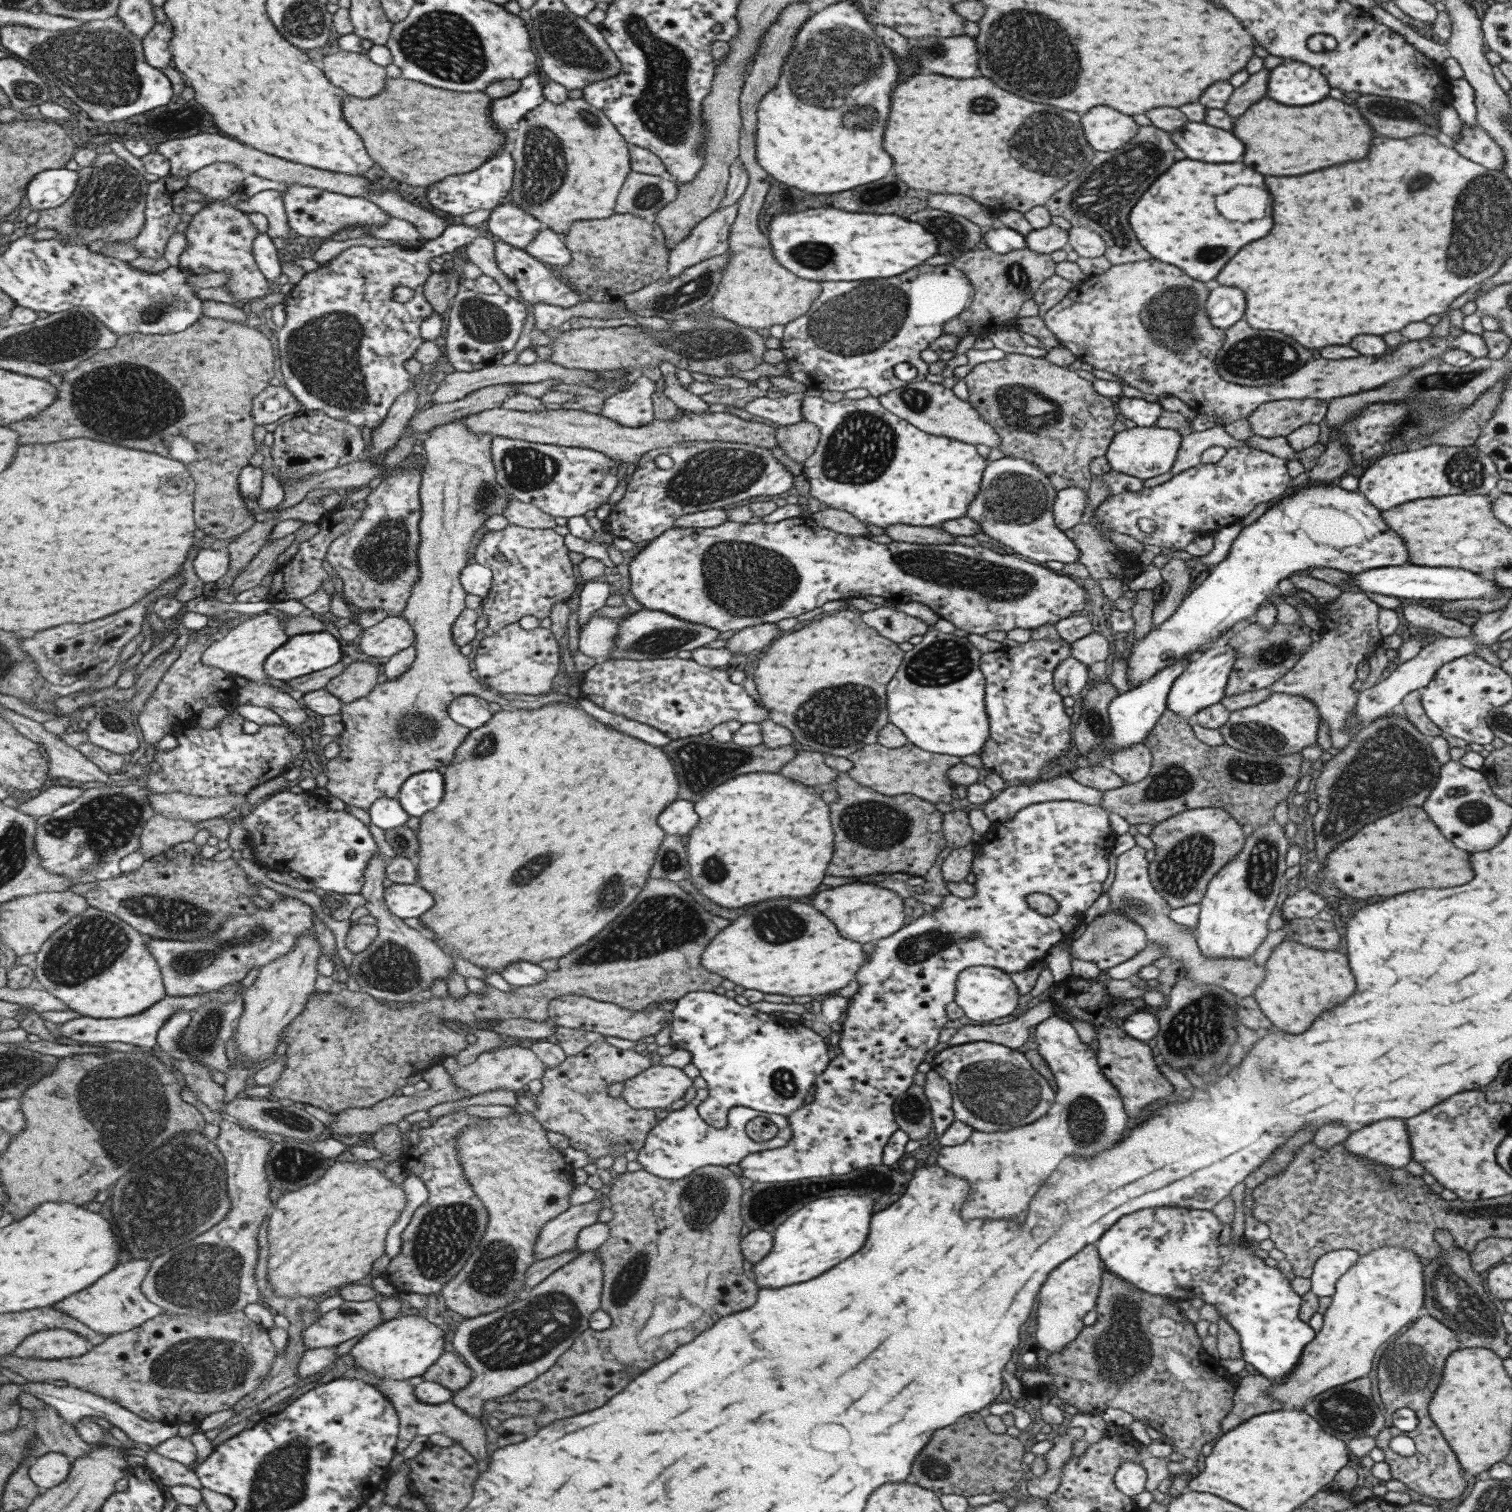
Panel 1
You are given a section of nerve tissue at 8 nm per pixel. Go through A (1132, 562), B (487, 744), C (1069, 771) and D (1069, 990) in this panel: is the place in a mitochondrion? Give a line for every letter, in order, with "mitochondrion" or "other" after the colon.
A: other
B: mitochondrion
C: other
D: other

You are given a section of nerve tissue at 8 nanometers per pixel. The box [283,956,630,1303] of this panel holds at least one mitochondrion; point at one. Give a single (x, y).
(441, 1238)

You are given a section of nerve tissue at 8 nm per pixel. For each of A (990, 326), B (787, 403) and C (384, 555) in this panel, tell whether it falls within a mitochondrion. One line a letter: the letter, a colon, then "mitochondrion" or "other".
A: other
B: other
C: mitochondrion

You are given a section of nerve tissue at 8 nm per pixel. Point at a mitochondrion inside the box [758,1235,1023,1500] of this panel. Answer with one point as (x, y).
(930, 1466)

